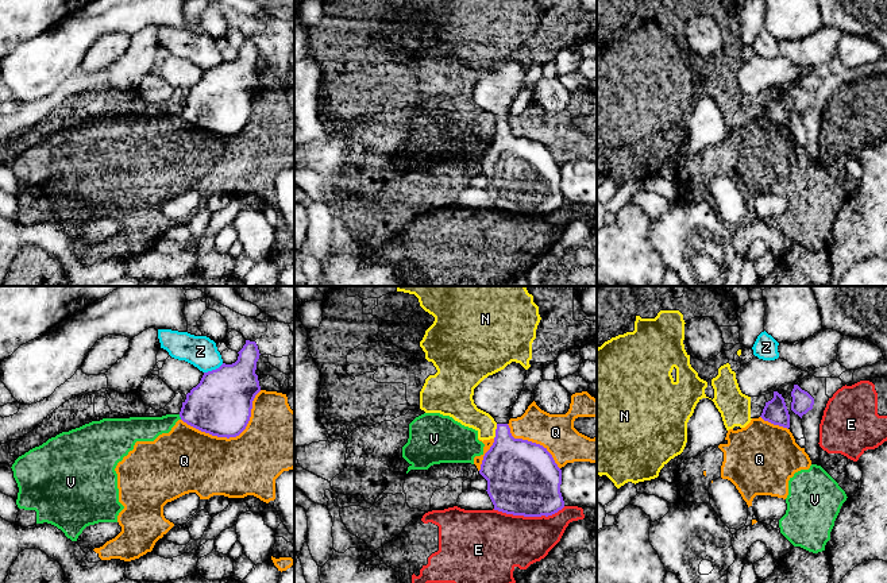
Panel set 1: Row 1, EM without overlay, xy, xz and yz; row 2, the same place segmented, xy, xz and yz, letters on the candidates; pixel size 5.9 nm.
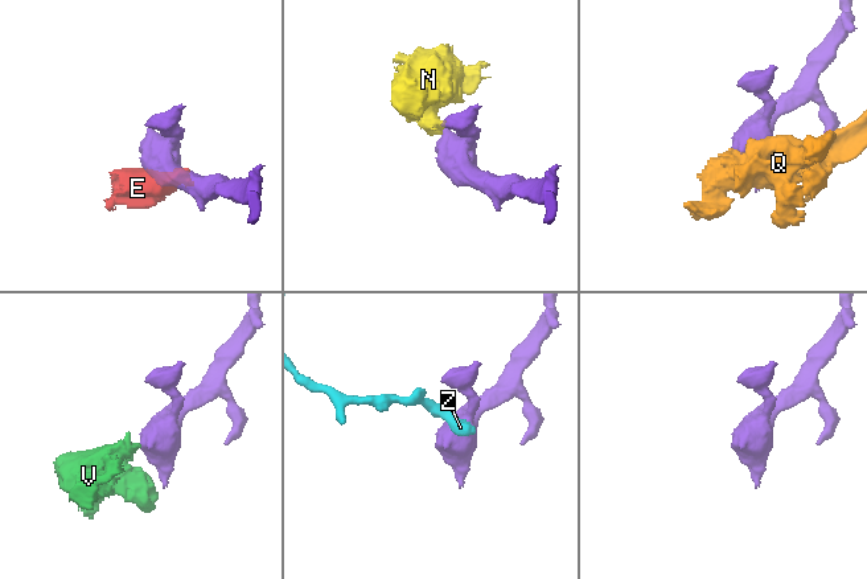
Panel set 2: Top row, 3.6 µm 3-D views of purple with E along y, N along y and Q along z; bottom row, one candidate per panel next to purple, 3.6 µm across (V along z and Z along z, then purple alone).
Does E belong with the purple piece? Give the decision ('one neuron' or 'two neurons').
two neurons

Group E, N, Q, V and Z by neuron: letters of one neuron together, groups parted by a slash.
E / N / Q V / Z

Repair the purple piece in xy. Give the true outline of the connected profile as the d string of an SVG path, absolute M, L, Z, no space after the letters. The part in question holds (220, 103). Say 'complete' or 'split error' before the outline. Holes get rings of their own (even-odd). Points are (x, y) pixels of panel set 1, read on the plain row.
complete | M246 38L232 62L204 70L182 100L180 115L188 123L217 135L236 135L247 124L252 99L261 89L255 72L259 47Z

